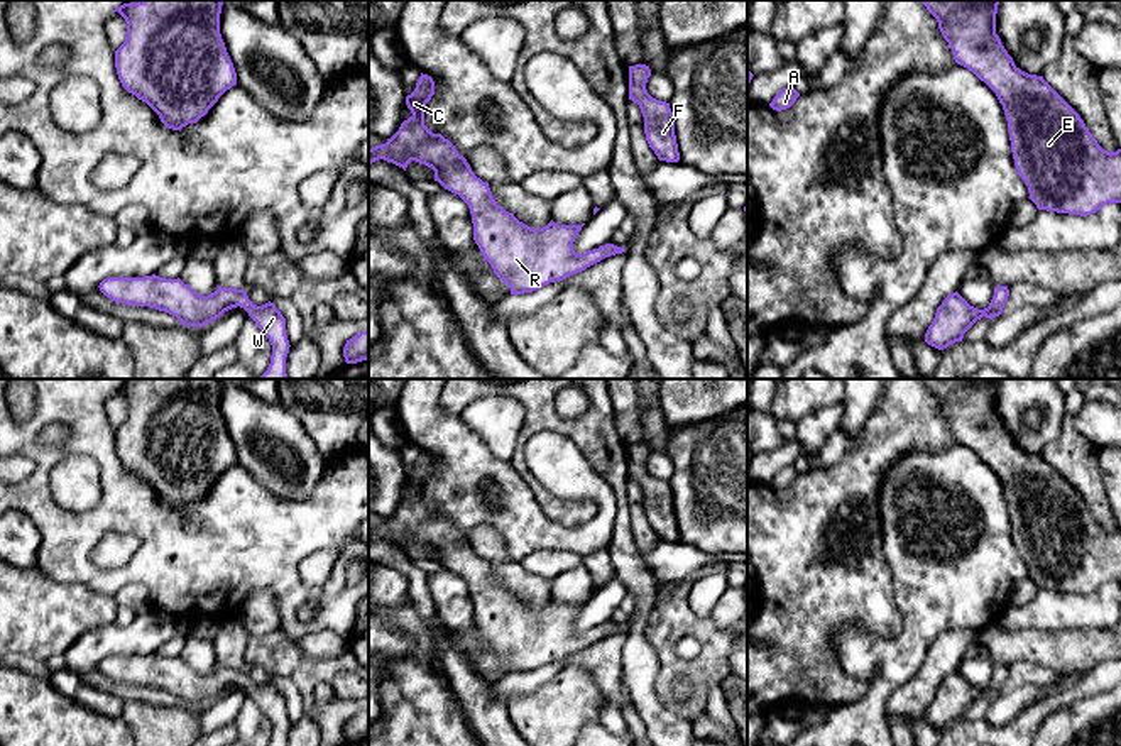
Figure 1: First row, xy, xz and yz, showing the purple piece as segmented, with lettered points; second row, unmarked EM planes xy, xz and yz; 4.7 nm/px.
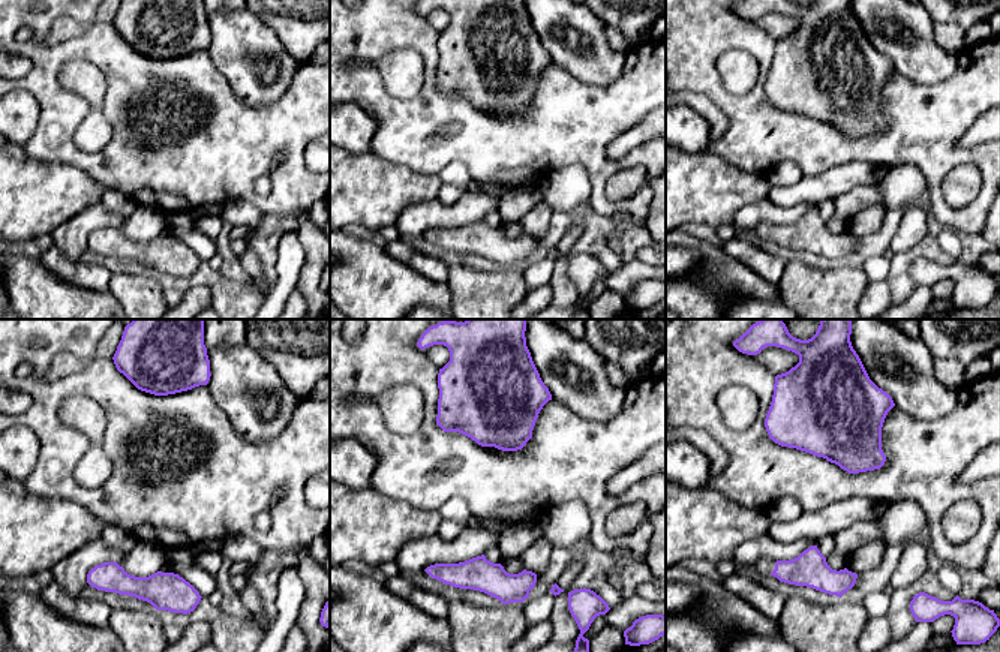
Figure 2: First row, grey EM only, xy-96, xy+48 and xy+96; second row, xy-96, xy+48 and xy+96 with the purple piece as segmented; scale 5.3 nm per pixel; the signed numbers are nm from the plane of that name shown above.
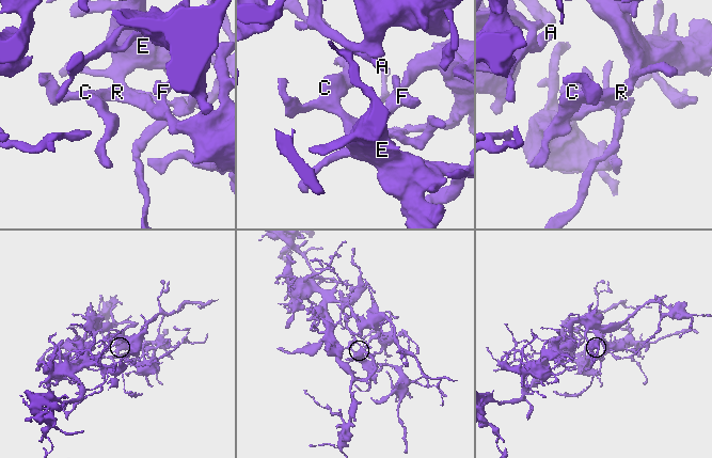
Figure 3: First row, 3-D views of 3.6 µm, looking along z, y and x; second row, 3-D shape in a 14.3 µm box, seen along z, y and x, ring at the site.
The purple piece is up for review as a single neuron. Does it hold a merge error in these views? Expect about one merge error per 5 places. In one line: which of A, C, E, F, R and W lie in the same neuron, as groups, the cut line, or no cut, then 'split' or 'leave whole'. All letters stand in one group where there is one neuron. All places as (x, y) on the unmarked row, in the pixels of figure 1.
A C E F R W; no cut; leave whole

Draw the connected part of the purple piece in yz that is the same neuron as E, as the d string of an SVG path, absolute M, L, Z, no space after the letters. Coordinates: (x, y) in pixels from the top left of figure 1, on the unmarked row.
M921 379L937 398L943 418L949 421L957 443L984 460L1003 484L1014 546L1028 565L1030 579L1038 589L1087 595L1107 582L1121 582L1121 528L1104 529L1092 516L1079 492L1043 458L1021 450L996 413L999 379Z

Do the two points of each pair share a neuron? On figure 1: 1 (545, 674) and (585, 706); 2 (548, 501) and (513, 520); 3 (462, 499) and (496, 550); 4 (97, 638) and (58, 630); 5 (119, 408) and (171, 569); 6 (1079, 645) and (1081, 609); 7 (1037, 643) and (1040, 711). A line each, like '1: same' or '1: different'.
1: different
2: different
3: different
4: different
5: different
6: different
7: different

